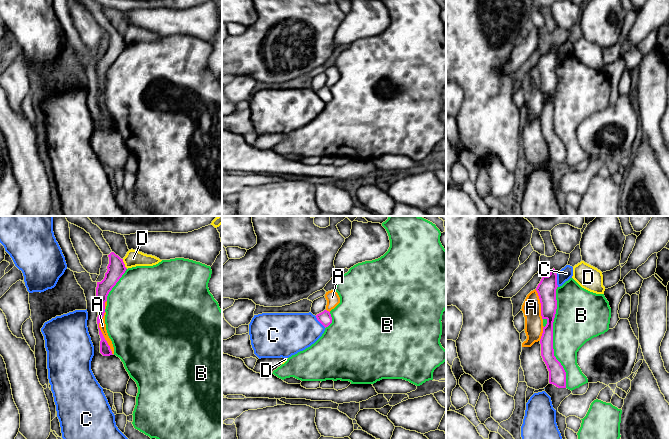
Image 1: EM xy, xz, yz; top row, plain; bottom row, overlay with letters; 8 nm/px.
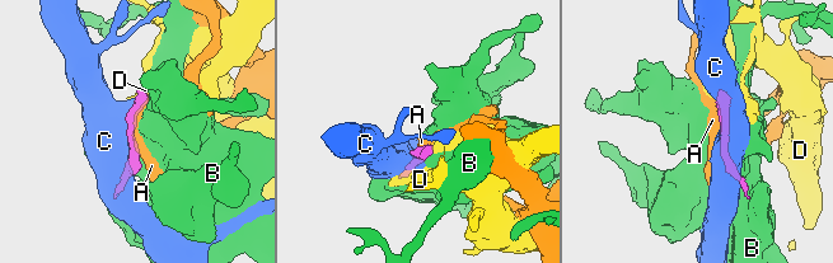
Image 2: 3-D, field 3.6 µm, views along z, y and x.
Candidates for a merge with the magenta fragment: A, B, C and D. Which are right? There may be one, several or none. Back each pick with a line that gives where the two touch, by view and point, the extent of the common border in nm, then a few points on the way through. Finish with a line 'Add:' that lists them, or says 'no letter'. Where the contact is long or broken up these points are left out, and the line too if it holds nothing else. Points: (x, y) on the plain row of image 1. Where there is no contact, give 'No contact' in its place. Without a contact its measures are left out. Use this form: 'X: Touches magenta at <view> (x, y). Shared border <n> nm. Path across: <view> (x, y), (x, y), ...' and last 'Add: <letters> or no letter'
Add: no letter

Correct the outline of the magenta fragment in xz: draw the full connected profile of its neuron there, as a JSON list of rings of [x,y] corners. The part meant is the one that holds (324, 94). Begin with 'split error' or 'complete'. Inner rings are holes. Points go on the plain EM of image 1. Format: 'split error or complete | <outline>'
complete | [[[324,86],[323,88],[317,90],[316,94],[325,104],[332,99],[331,90],[327,86]]]

